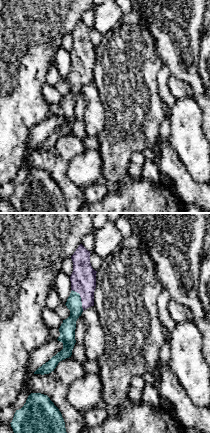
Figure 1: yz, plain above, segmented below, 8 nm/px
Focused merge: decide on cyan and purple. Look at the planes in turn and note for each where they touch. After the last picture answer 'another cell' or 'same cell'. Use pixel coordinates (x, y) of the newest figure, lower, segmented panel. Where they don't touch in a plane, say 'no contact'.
meets cyan at (80, 299)

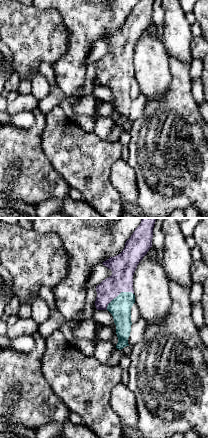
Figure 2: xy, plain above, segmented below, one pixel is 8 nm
meets cyan at (119, 294)

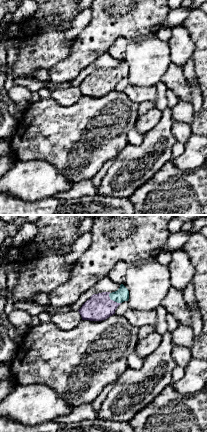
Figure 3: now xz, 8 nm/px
meets cyan at (113, 300)

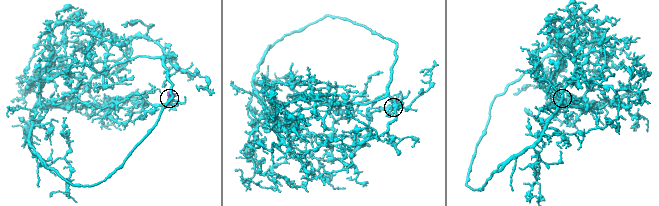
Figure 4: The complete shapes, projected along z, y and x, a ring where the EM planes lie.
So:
same cell

